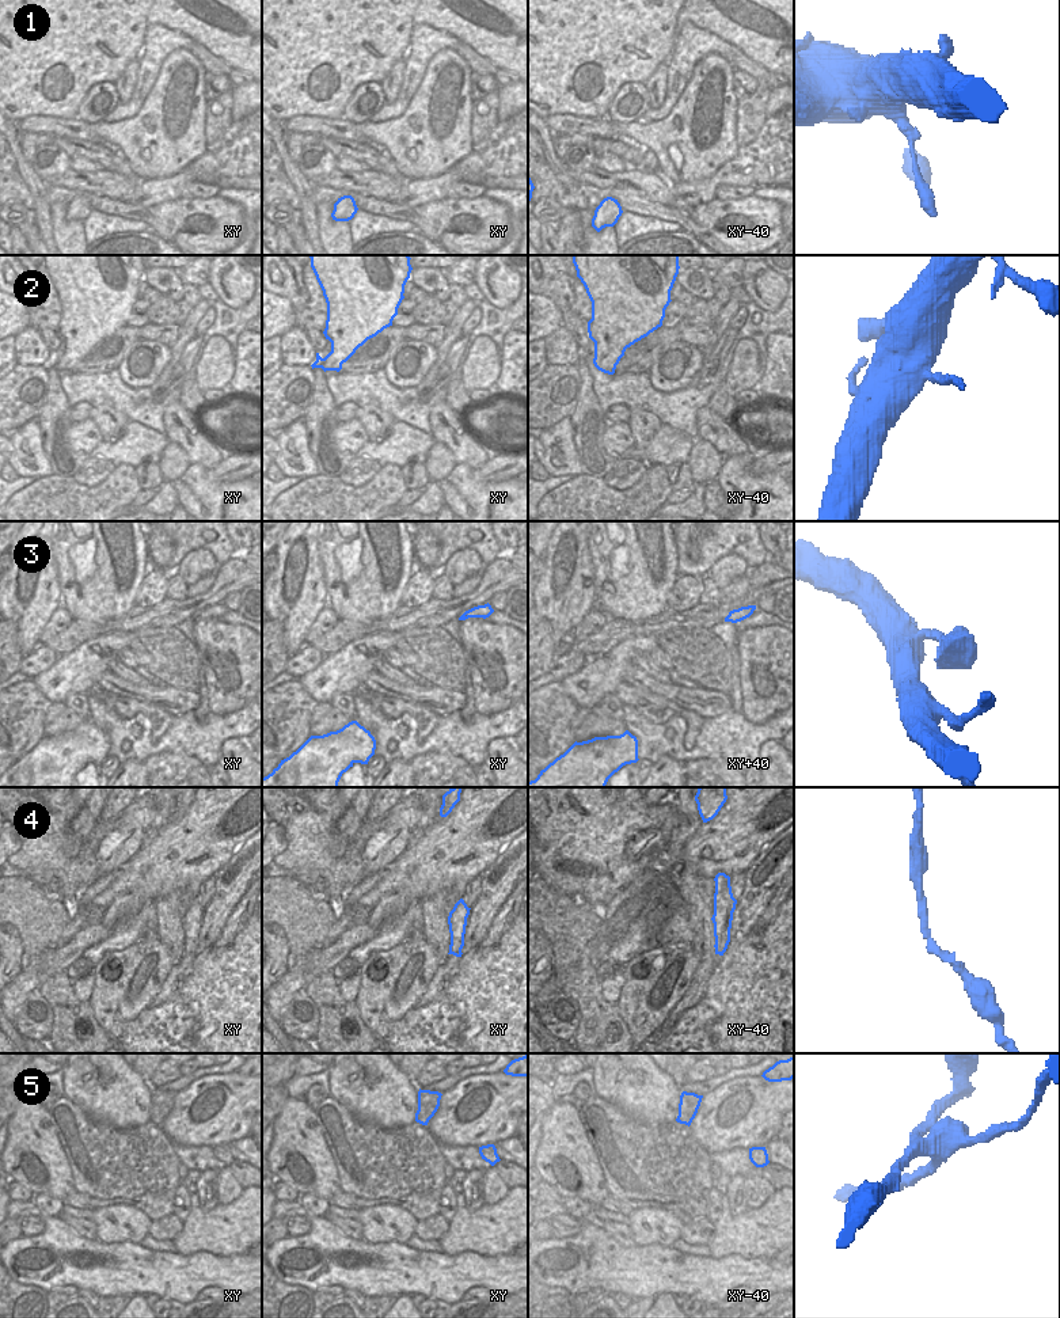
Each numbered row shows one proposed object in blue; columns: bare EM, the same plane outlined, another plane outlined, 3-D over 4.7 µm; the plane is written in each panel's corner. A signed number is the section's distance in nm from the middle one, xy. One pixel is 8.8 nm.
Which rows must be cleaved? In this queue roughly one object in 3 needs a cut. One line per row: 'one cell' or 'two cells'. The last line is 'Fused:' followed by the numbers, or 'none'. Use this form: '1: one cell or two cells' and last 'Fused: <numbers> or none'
1: one cell
2: one cell
3: one cell
4: one cell
5: two cells
Fused: 5

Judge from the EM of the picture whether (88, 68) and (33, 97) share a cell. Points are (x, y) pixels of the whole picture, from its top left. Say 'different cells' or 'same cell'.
same cell

